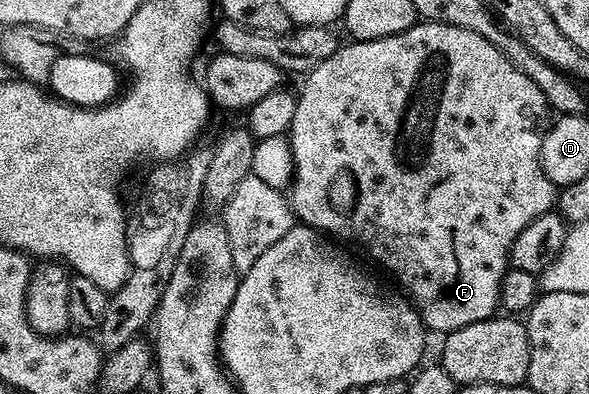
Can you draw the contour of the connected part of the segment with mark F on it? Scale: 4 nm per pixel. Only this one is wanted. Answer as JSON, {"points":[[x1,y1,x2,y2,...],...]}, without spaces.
{"points":[[424,21,411,25,406,31,402,31,398,35,390,35,383,37,377,41,358,41,353,40,352,45,341,44,334,55,330,55,330,59,326,59,322,63,318,63,318,67,314,67,303,78,304,86,298,89,296,106,294,107,294,119,292,126,288,128,286,134,286,144,290,150,290,165,294,170,294,180,291,182,292,199,290,195,290,208,294,214,295,220,301,226,307,226,310,230,319,231,321,234,329,235,333,233,336,237,341,237,344,241,357,241,390,276,396,277,396,281,412,296,411,304,414,306,416,313,425,330,440,333,439,335,447,335,466,327,470,323,478,323,485,321,487,317,497,316,498,309,496,304,501,304,501,290,504,287,504,279,510,272,510,250,512,244,522,230,527,227,534,219,538,219,543,213,553,212,558,205,558,186,556,186,546,175,546,171,540,162,540,148,544,142,544,132,549,124,550,106,546,95,542,95,542,91,538,87,538,83,534,83,534,79,530,79,522,71,518,71,518,67,511,61,508,56,498,47,490,44,485,37,478,35,469,29,463,29,457,25,443,25,440,21]]}

